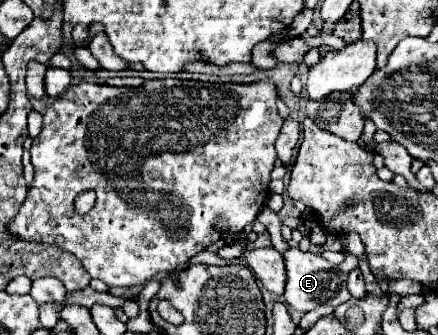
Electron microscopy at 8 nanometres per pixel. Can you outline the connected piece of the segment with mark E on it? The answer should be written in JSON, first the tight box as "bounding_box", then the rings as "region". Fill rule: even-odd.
{"bounding_box":[284,247,358,311],"region":[[[290,247],[284,253],[284,263],[286,263],[286,271],[288,271],[288,281],[286,281],[286,291],[284,291],[284,299],[288,305],[292,305],[296,311],[312,311],[318,305],[330,305],[336,307],[344,301],[348,301],[352,295],[346,287],[346,279],[350,275],[352,269],[358,267],[358,257],[354,253],[344,251],[344,261],[340,265],[332,265],[328,263],[324,257],[314,255],[314,253],[302,253],[298,247]]]}

